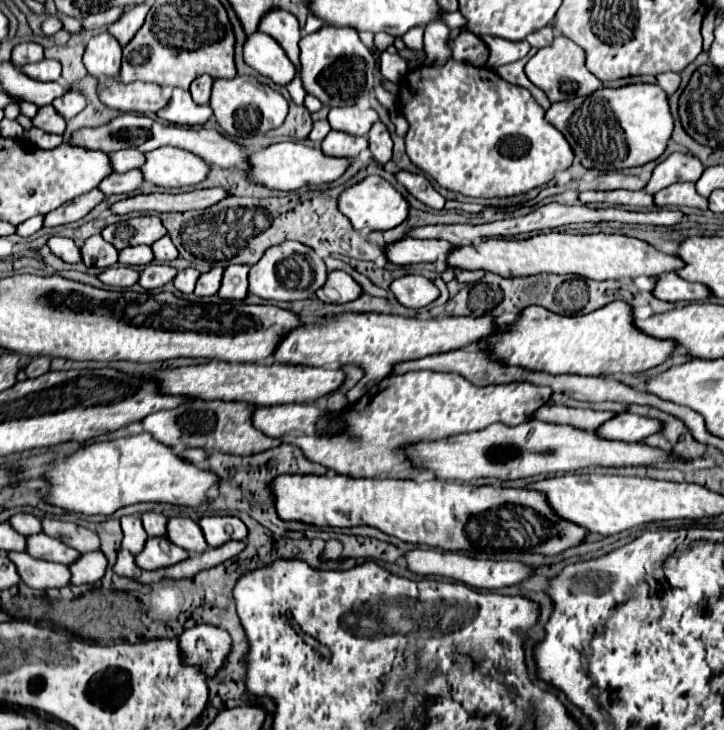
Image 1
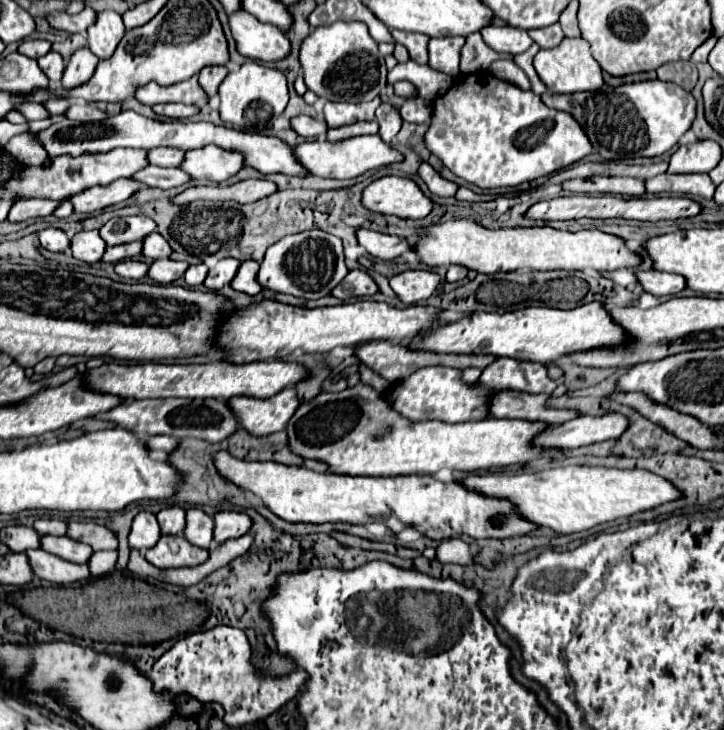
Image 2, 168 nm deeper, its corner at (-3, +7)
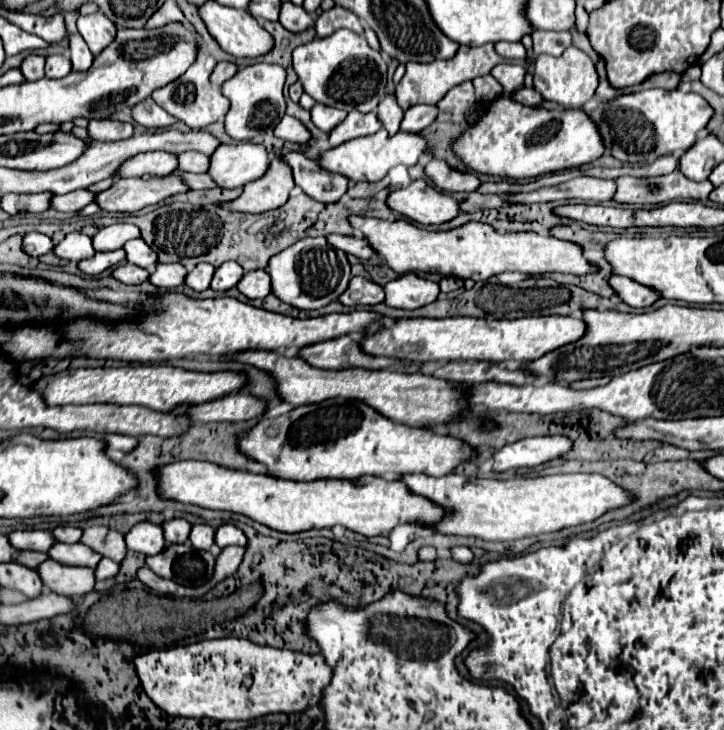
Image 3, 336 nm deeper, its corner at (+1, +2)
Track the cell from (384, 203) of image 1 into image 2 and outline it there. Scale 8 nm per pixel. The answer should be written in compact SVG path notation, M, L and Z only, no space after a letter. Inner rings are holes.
M394 175L368 185L364 189L362 203L370 211L404 219L424 219L434 209L434 201L426 197L412 179Z

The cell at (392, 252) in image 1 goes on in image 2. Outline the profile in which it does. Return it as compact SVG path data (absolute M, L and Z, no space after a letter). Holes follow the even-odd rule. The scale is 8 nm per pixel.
M358 229L356 231L356 241L372 257L378 257L378 259L384 259L384 261L396 259L402 253L412 251L412 245L406 239L392 237L392 235L386 235L386 233L378 233L378 231L370 231L370 229Z

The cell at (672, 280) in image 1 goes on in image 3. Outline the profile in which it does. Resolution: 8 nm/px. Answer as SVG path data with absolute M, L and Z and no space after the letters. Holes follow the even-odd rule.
M612 276L610 286L626 304L636 308L652 306L660 298L660 292L656 292L654 288L644 288L644 284L636 284L636 280L624 276Z

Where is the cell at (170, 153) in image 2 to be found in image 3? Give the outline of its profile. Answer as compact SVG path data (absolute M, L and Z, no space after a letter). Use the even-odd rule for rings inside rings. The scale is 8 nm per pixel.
M182 152L178 154L178 168L186 172L196 172L202 174L208 170L208 156L200 152Z

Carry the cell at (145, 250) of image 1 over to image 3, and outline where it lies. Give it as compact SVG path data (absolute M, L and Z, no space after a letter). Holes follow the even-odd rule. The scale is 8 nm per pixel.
M114 250L114 252L96 252L96 256L92 256L90 260L84 260L80 262L80 270L84 274L90 274L90 276L96 276L116 264L122 264L126 260L124 256L124 250Z

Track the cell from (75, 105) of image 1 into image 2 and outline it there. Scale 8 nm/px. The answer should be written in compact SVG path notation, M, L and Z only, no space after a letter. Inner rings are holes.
M88 47L74 51L66 65L66 71L62 77L62 87L76 87L80 83L86 83L92 77L96 63L98 63L98 57Z

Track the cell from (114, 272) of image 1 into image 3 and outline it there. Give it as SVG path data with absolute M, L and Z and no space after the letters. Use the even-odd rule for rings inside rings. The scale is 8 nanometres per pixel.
M122 264L118 266L112 276L124 284L142 284L144 280L148 280L148 270L140 268L140 266L132 266L132 264Z

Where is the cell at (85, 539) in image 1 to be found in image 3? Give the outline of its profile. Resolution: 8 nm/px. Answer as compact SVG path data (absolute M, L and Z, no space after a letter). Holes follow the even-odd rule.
M92 526L86 528L82 538L82 544L90 546L94 552L100 552L106 558L112 558L114 562L122 562L126 556L126 544L124 544L124 536L112 528L106 526Z

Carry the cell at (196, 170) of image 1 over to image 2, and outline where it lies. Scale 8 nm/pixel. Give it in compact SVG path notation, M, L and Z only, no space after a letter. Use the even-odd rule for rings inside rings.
M216 145L186 151L186 159L182 163L182 169L190 173L192 179L208 179L216 183L234 177L244 167L246 163L240 151L226 151Z

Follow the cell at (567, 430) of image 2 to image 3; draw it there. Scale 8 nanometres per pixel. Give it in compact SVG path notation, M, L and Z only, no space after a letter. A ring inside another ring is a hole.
M564 436L524 438L504 446L494 454L494 470L504 472L510 468L538 466L554 458L562 458L568 452L568 448L572 448L572 440Z

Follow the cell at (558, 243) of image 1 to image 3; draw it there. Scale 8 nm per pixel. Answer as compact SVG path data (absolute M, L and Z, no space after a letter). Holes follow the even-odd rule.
M350 216L350 224L360 228L378 256L384 256L386 264L398 272L438 272L442 276L488 280L502 272L524 272L524 274L546 274L546 272L568 272L568 274L594 274L598 266L584 258L584 250L576 242L560 240L554 236L540 236L536 232L510 232L498 234L490 224L466 222L452 230L426 230L406 220L386 222L364 216Z

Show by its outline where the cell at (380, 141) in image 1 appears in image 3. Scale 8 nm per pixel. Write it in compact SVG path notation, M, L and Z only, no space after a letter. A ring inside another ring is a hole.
M386 96L380 104L378 104L378 120L382 122L382 126L388 130L388 134L396 134L400 130L400 122L402 122L402 108L396 104L394 96Z

